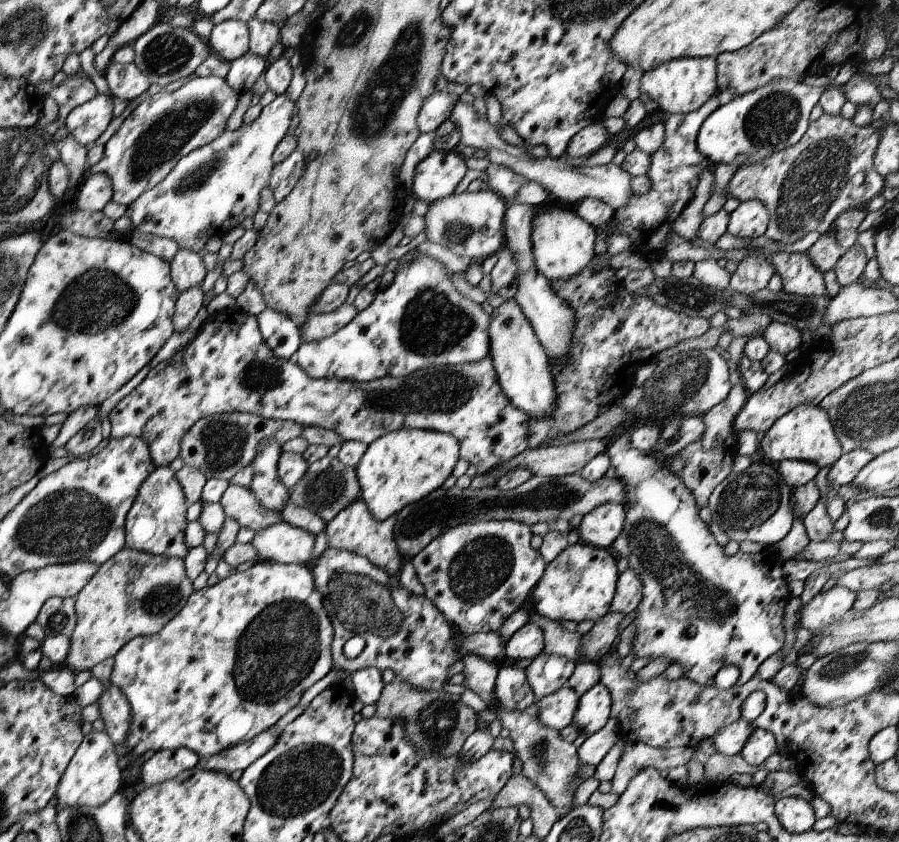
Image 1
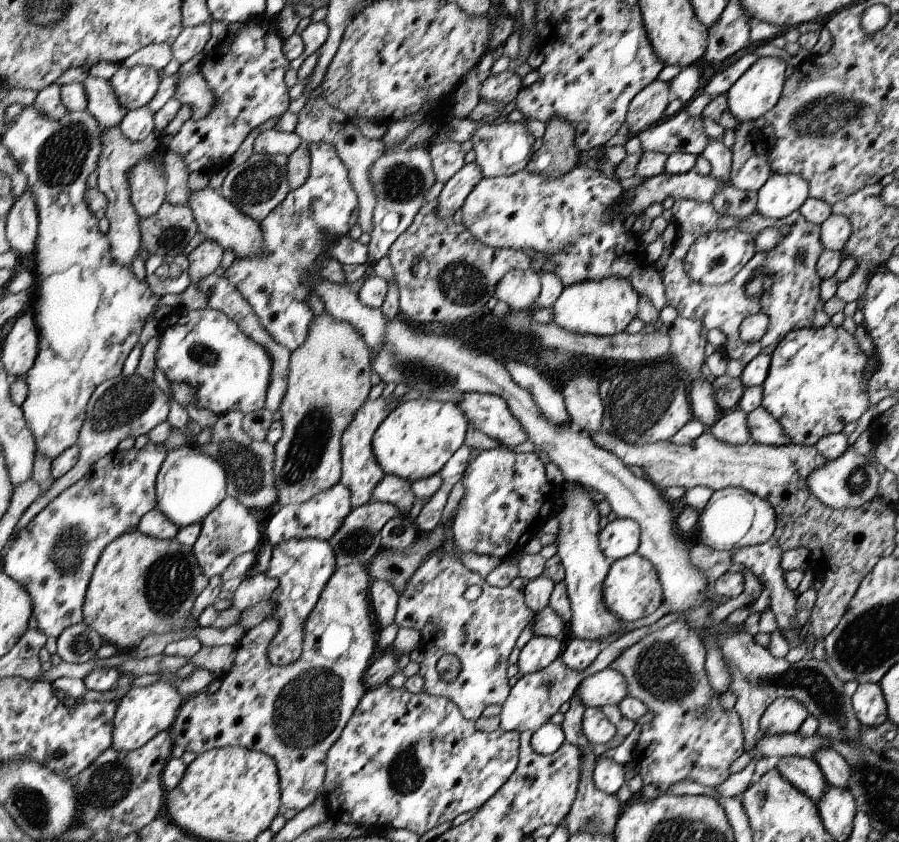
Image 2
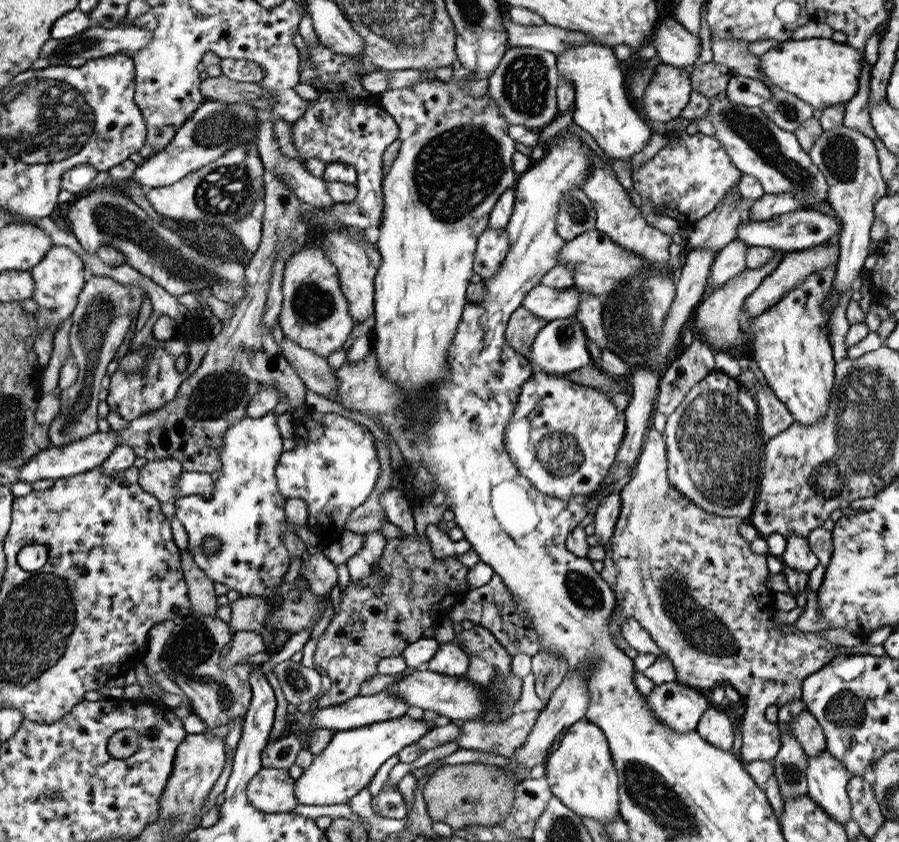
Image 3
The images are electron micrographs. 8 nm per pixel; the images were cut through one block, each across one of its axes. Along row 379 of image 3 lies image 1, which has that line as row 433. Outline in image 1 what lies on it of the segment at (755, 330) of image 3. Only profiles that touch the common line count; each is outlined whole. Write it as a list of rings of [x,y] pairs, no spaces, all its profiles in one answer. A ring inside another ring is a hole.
[[[801,404],[778,418],[772,428],[765,432],[758,448],[762,450],[764,460],[773,465],[783,460],[799,460],[813,462],[819,469],[834,466],[843,455],[842,445],[836,438],[826,410],[814,404]]]

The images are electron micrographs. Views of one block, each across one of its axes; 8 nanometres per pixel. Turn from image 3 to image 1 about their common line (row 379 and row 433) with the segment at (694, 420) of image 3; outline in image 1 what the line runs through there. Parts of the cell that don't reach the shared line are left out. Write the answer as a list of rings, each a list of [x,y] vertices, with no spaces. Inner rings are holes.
[[[742,382],[734,384],[730,389],[729,395],[714,408],[711,408],[702,415],[702,422],[706,424],[706,430],[700,440],[688,444],[681,450],[680,456],[684,458],[686,466],[680,472],[680,476],[688,490],[692,492],[693,499],[698,508],[708,506],[709,498],[714,489],[728,478],[732,473],[732,464],[737,456],[738,432],[734,429],[734,418],[742,412],[742,408],[749,398],[747,390]]]

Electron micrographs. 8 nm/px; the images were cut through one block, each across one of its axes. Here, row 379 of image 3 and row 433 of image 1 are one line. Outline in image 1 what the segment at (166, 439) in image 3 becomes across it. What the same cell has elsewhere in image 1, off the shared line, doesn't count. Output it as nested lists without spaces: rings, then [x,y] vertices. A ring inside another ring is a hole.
[[[230,412],[224,414],[214,414],[206,418],[201,418],[180,442],[180,452],[178,456],[182,458],[184,464],[193,466],[203,472],[207,479],[224,479],[230,481],[238,474],[239,470],[246,468],[258,453],[258,446],[264,440],[276,440],[282,445],[301,436],[302,425],[294,421],[265,419],[263,416]]]

